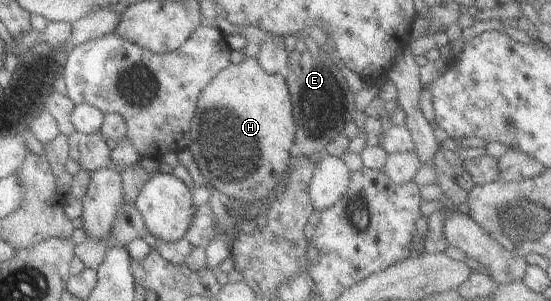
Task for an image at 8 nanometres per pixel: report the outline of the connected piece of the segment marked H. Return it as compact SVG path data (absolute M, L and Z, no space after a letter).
M243 57L237 64L230 63L226 68L223 68L212 78L212 80L200 91L196 101L196 110L194 111L194 116L192 117L189 133L191 136L191 141L187 144L187 148L196 163L200 174L208 180L208 174L216 176L212 178L210 182L214 182L212 186L214 187L214 193L217 196L230 197L231 199L236 199L242 202L252 203L253 201L260 201L264 199L269 193L274 189L274 186L280 181L283 176L285 168L290 162L290 154L288 154L288 149L292 146L295 137L295 126L292 118L292 102L289 96L287 84L282 73L268 74L264 72L255 57Z

